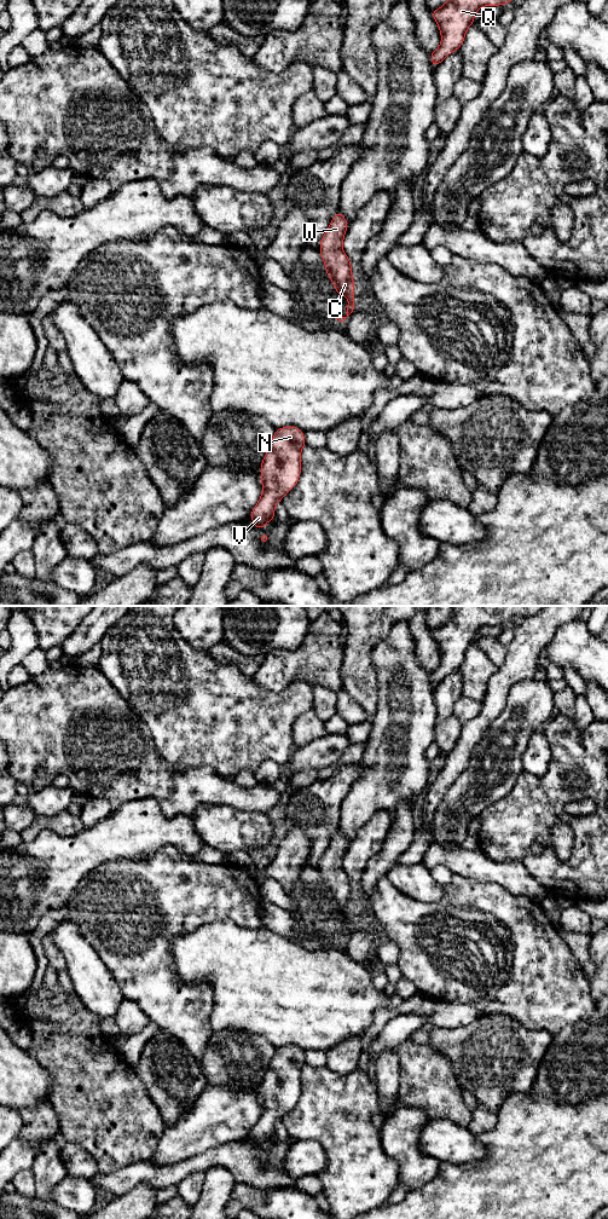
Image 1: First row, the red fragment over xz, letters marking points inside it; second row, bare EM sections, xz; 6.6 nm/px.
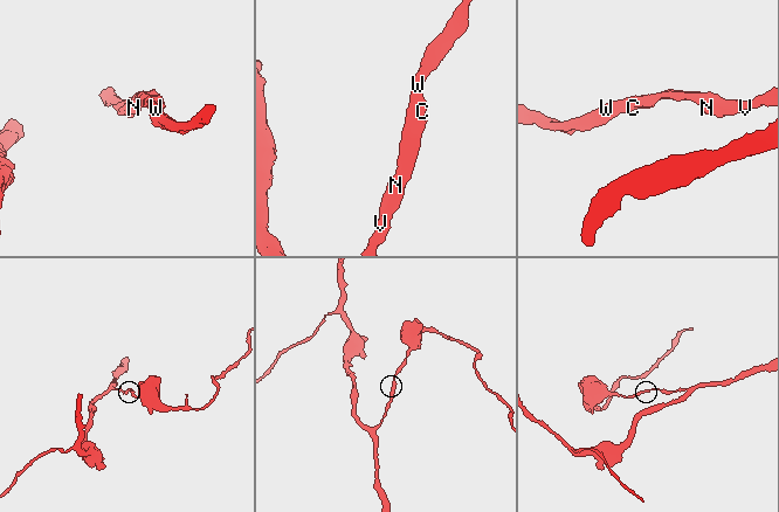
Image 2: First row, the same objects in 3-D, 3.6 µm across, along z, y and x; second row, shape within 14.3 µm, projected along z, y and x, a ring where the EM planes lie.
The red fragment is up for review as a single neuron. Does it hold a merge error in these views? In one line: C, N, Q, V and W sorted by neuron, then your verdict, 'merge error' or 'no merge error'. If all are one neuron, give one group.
groups C N Q V W; no merge error

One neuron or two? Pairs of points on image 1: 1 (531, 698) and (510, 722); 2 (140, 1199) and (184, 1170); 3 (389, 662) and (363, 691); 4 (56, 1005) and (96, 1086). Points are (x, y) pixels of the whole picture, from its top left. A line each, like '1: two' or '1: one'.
1: one
2: two
3: two
4: one

